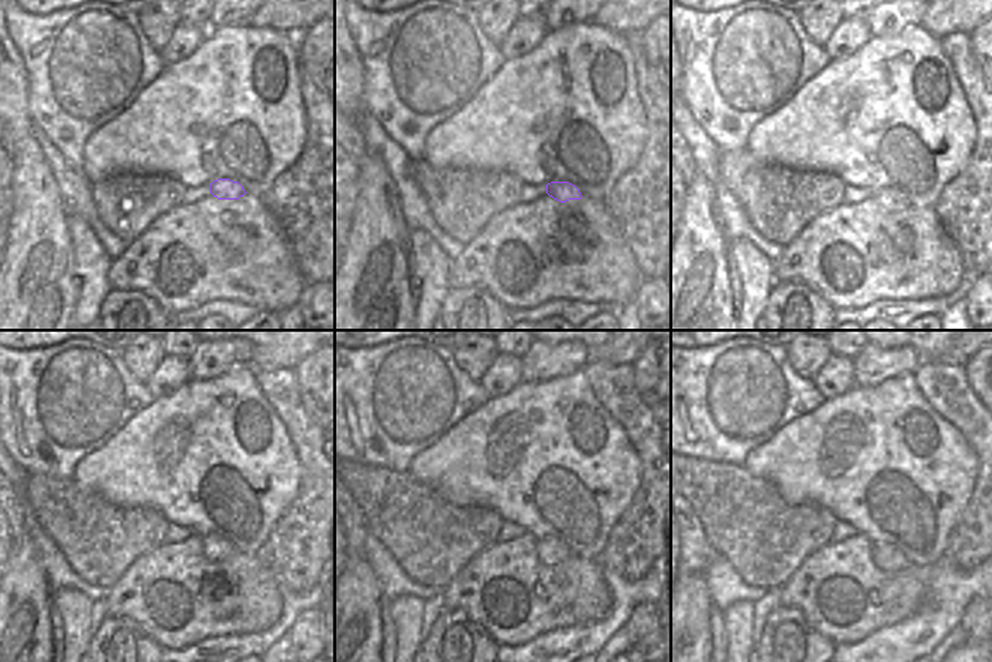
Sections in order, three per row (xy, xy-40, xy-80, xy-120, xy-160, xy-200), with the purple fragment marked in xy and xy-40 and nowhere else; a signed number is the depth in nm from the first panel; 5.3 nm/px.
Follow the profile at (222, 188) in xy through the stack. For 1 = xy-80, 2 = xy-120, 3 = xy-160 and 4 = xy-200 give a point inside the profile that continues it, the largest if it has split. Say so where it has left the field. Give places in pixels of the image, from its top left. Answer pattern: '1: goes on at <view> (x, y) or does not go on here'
1: goes on at xy-80 (890, 201)
2: goes on at xy-120 (216, 548)
3: goes on at xy-160 (551, 551)
4: goes on at xy-200 (886, 557)

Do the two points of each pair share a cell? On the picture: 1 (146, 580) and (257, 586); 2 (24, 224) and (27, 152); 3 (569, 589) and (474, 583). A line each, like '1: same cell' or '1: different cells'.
1: same cell
2: same cell
3: same cell

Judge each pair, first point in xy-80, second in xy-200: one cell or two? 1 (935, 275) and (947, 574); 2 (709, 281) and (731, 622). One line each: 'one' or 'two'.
1: two
2: two

